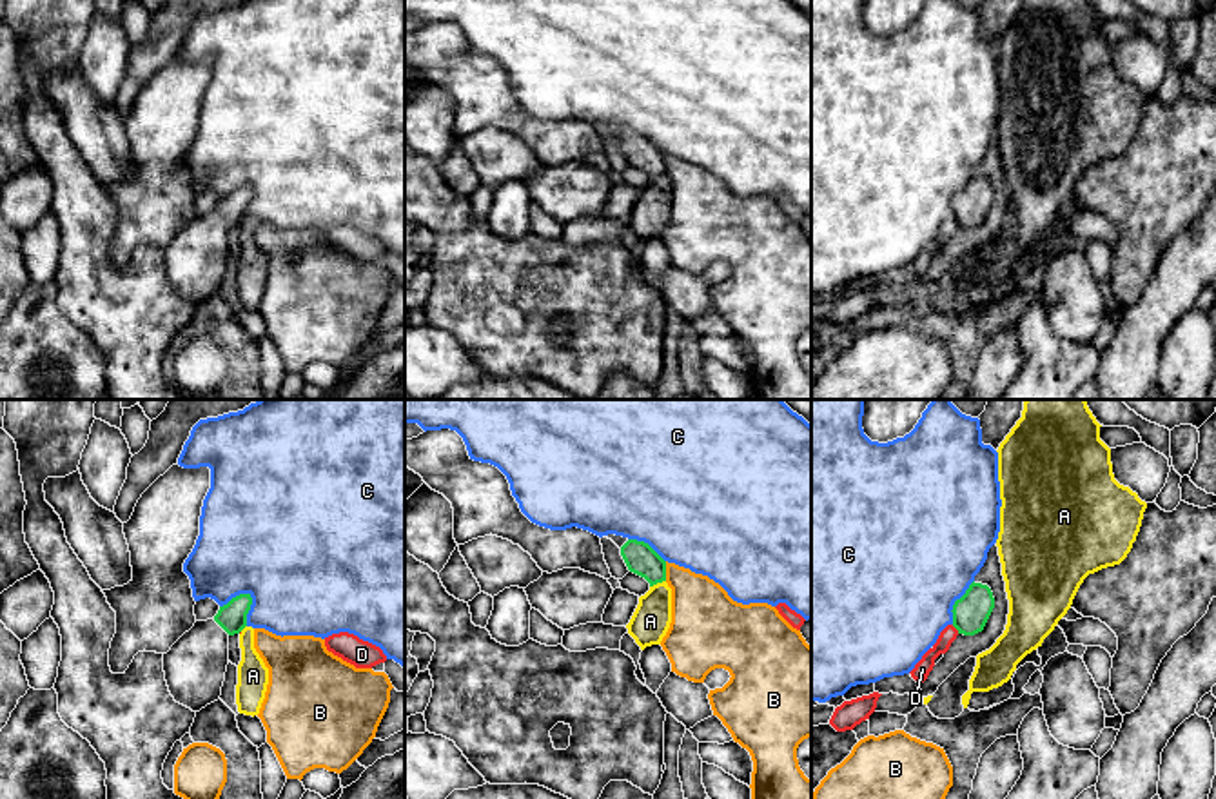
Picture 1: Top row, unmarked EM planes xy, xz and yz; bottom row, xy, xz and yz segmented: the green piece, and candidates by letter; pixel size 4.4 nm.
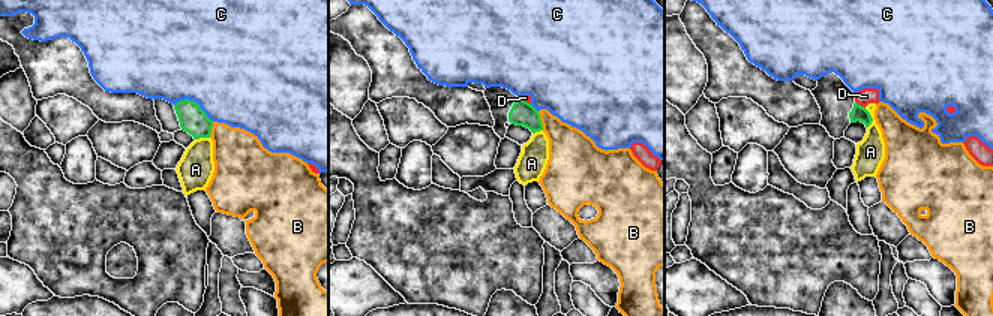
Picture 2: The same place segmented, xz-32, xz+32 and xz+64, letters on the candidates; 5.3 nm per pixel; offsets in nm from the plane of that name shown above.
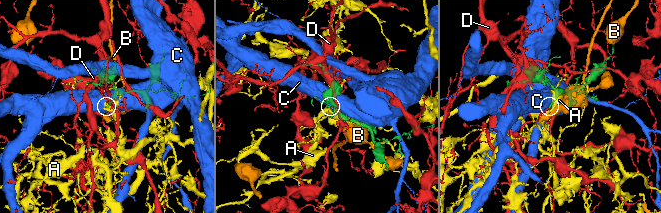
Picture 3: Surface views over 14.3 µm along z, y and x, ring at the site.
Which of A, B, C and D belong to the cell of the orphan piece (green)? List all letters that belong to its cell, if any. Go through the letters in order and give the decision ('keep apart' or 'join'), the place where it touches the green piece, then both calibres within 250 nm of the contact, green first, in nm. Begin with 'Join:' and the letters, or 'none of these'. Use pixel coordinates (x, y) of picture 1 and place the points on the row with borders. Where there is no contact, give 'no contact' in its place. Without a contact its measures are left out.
Join: none of these
A: keep apart; meets green in xz at (657, 581); 140 nm thick on the green side, 170 nm on the other
B: keep apart; meets green in xz at (665, 571); 140 nm thick on the green side, 280 nm on the other
C: keep apart; meets green in xy at (236, 596); 130 nm thick on the green side, 460 nm on the other
D: keep apart; meets green in yz at (955, 627); 160 nm thick on the green side, 70 nm on the other

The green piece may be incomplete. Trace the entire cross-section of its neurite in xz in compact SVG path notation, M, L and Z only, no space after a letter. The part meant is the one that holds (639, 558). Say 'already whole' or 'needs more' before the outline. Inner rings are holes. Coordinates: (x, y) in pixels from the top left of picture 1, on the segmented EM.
needs more; M615 534L603 538L612 539L621 548L628 570L644 577L650 587L666 581L666 561L648 543Z

